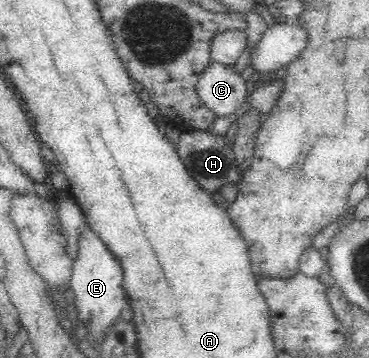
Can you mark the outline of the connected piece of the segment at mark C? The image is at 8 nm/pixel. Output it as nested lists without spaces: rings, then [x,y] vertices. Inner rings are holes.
[[[215,62],[201,72],[197,91],[200,100],[215,117],[235,113],[247,97],[247,85],[243,76],[233,71],[233,65]]]

